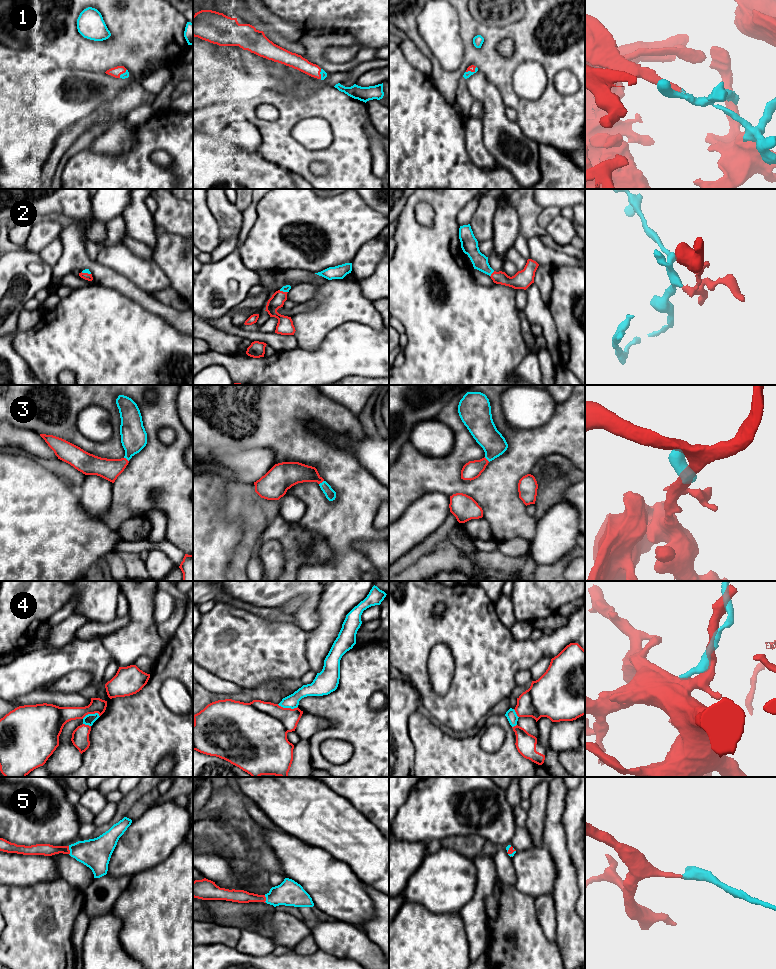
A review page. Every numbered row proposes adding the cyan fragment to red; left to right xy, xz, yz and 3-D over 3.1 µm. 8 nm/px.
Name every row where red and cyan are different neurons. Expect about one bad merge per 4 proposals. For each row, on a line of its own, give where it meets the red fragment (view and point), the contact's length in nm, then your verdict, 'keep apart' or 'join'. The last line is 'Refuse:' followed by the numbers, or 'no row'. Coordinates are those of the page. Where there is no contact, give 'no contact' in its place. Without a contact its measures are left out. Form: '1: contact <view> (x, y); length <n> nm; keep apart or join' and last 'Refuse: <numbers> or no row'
1: contact yz (471, 71); length 100 nm; join
2: contact yz (491, 274); length 60 nm; join
3: contact xy (126, 459); length 50 nm; join
4: contact xz (287, 708); length 170 nm; join
5: contact xy (69, 850); length 70 nm; join
Refuse: no row

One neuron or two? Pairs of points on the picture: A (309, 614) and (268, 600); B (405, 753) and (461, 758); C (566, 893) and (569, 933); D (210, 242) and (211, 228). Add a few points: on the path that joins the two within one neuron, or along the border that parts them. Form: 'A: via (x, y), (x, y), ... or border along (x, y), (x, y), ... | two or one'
A: via (309, 599), (309, 596), (304, 591), (283, 591) | one
B: border along (408, 732), (415, 751), (414, 766) | two
C: via (566, 903), (566, 914), (569, 923) | one
D: via (210, 239), (210, 231) | one

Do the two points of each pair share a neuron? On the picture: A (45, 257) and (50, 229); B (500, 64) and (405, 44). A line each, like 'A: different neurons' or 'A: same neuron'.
A: different neurons
B: different neurons

